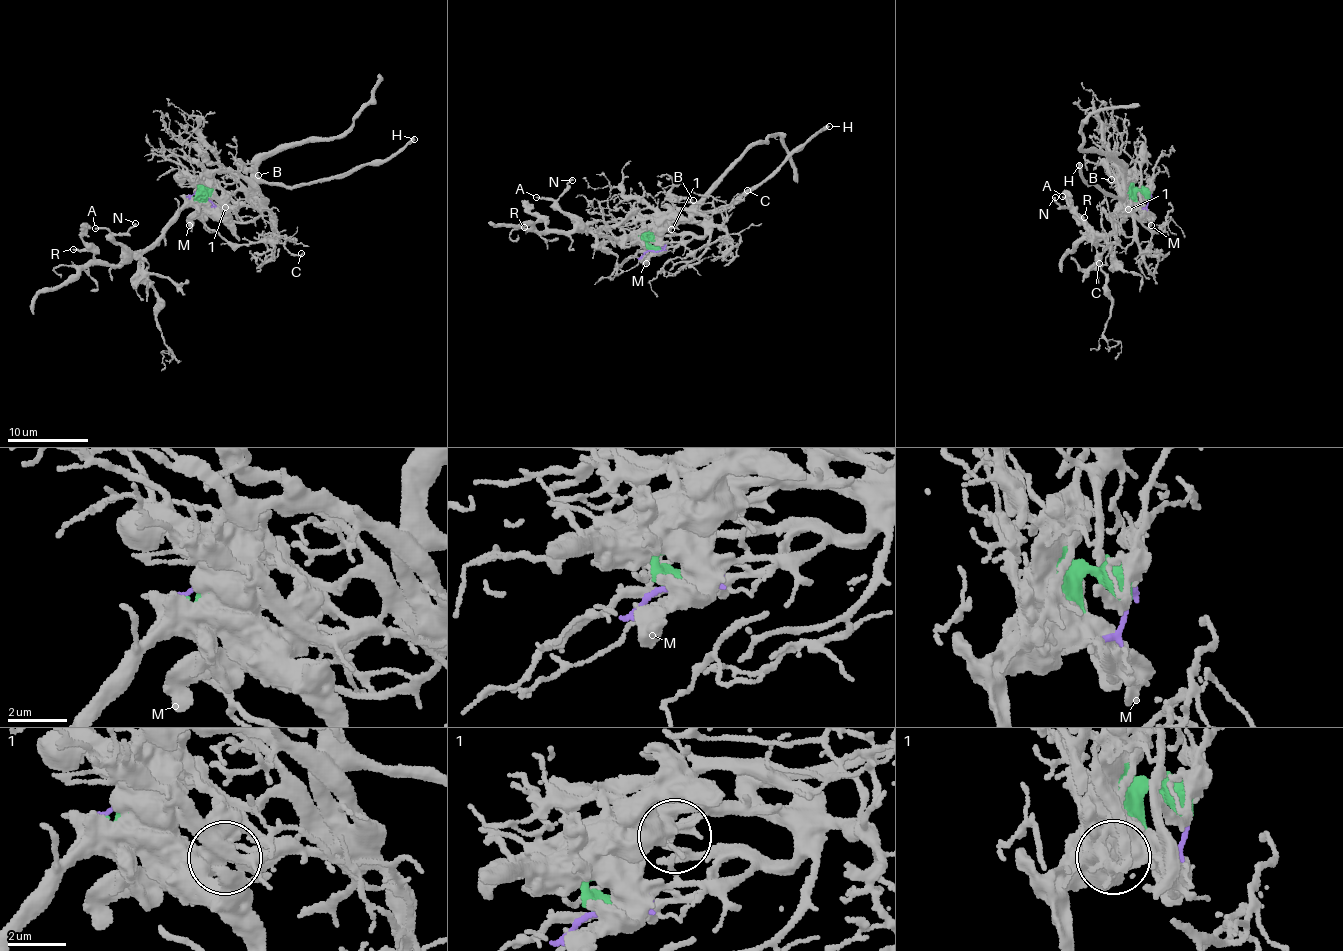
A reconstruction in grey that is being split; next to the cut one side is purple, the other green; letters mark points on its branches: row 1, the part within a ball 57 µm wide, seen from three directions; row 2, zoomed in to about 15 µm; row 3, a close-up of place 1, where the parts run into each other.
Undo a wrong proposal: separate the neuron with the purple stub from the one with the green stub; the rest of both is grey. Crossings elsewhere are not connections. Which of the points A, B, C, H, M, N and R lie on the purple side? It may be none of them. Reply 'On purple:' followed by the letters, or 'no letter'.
On purple: B, C, H

